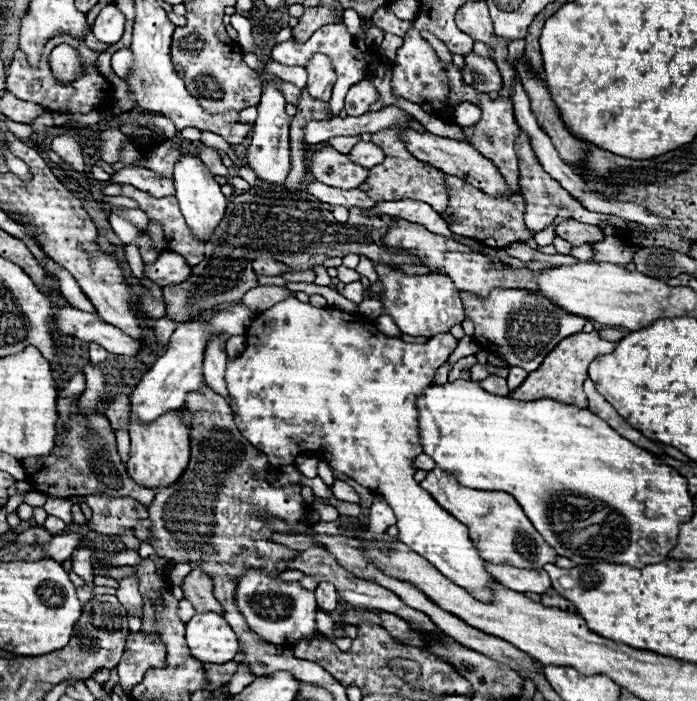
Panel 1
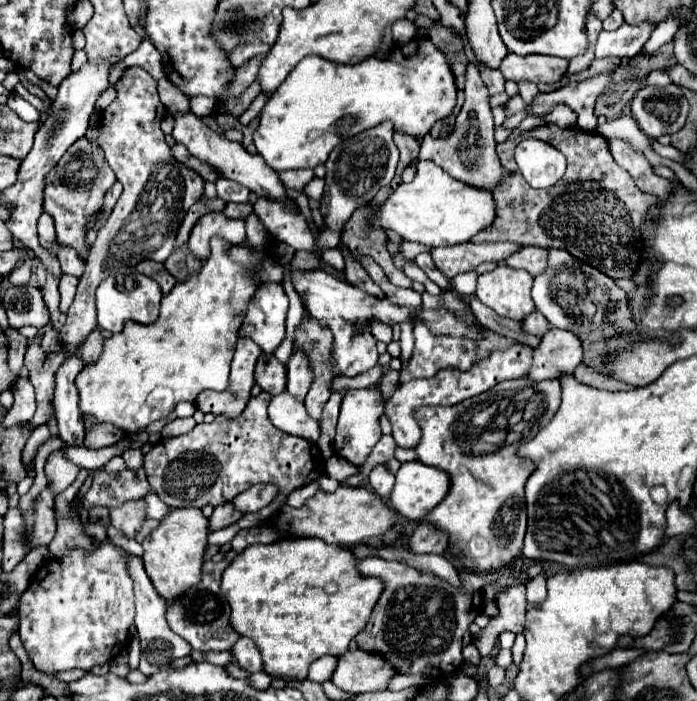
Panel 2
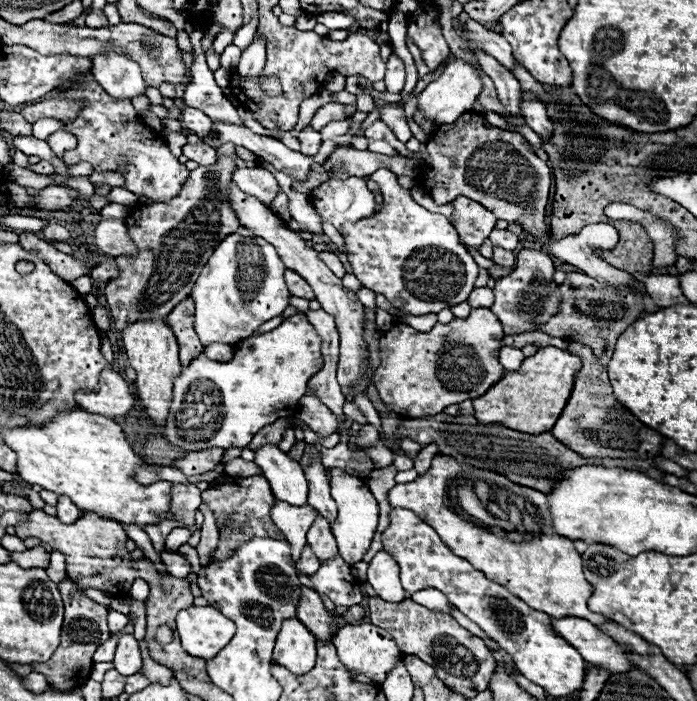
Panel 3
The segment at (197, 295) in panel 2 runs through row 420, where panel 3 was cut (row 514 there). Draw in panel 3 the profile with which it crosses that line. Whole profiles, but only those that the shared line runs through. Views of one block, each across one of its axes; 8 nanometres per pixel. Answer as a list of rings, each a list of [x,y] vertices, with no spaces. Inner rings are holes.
[[[76,408],[58,412],[42,426],[26,424],[2,430],[2,438],[18,454],[16,472],[28,484],[40,484],[44,490],[66,494],[80,510],[140,528],[160,522],[156,514],[170,510],[170,482],[142,486],[132,480],[132,472],[144,462],[132,452],[122,428],[112,418]]]

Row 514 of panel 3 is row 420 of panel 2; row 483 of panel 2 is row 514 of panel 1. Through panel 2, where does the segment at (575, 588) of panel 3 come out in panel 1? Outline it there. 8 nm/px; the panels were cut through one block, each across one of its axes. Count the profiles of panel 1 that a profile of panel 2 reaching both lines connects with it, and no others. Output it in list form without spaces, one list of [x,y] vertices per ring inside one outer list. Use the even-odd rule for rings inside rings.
[[[434,468],[420,482],[420,486],[432,494],[432,498],[450,512],[456,520],[468,526],[472,542],[482,550],[482,558],[490,564],[510,564],[516,568],[542,570],[544,564],[554,564],[558,554],[546,544],[546,540],[536,532],[528,516],[522,512],[520,504],[504,492],[482,492],[472,490],[462,484],[448,472]]]

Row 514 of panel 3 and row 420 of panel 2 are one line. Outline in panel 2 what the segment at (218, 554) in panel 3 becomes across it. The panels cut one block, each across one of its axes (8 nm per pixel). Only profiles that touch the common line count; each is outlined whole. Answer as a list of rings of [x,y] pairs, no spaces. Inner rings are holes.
[[[270,394],[250,398],[244,414],[238,420],[216,416],[212,424],[198,424],[192,432],[178,438],[162,438],[144,456],[144,470],[152,492],[158,494],[170,508],[202,508],[206,504],[218,506],[232,502],[234,496],[248,490],[254,484],[280,486],[278,498],[256,514],[246,514],[242,528],[260,526],[274,512],[286,496],[302,488],[310,480],[318,480],[324,474],[324,458],[318,446],[310,440],[290,436],[278,430],[268,418]]]

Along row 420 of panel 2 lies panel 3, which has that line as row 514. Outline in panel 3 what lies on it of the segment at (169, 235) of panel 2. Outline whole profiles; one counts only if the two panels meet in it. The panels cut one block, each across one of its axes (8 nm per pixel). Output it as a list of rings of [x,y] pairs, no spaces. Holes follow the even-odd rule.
[[[60,496],[56,508],[58,508],[58,518],[60,518],[62,522],[66,522],[66,524],[76,522],[76,520],[82,518],[82,514],[84,514],[82,510],[76,508],[76,504],[74,504],[68,496]]]

